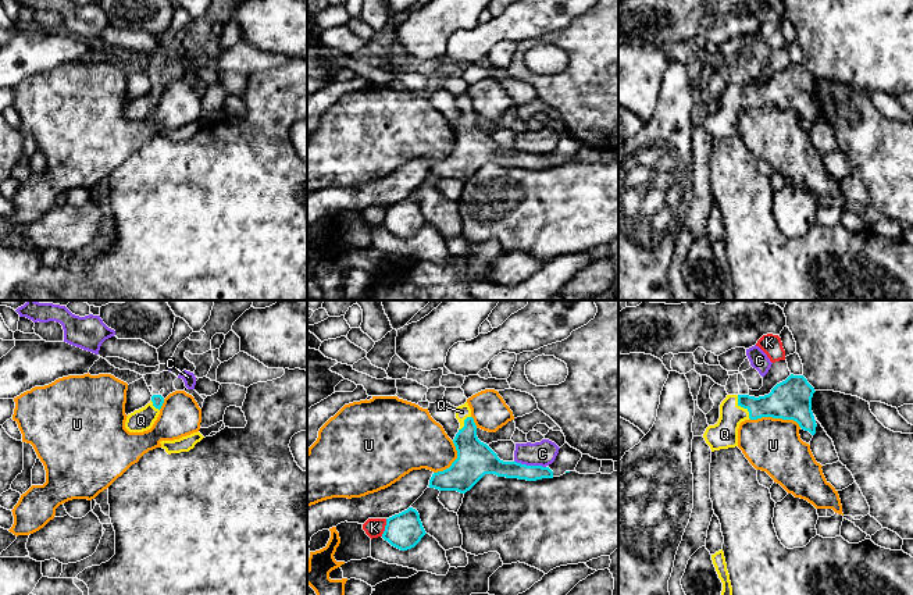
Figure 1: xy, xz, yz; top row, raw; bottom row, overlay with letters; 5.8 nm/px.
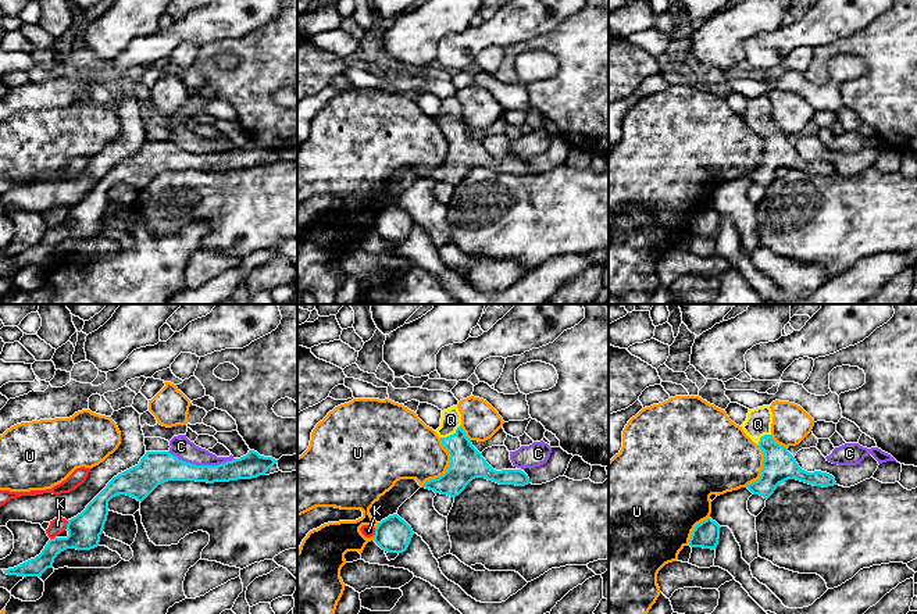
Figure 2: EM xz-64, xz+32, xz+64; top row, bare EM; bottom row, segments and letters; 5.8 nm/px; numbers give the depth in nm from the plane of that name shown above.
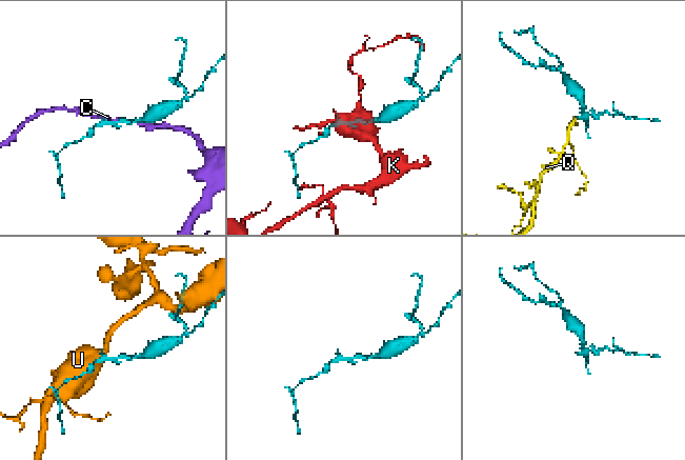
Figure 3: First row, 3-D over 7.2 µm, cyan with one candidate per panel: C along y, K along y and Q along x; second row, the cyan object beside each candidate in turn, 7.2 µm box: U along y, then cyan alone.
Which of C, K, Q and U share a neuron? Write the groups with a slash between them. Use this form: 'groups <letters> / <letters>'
groups C / K / Q / U

